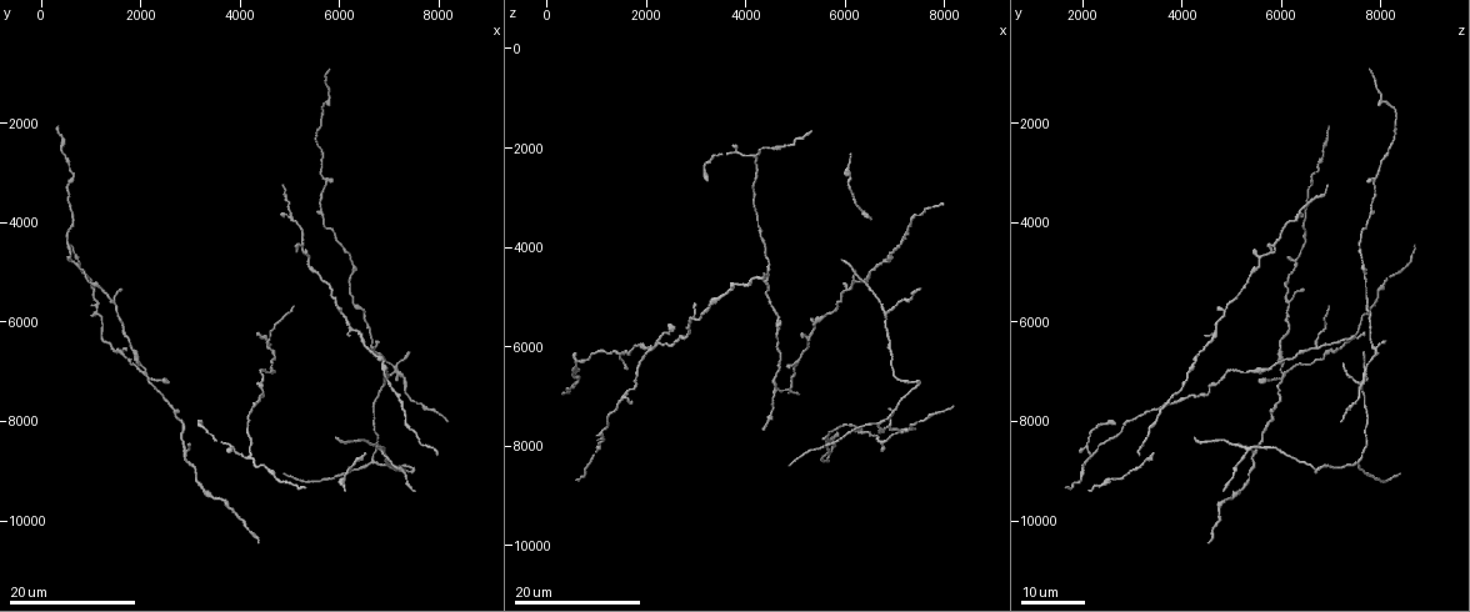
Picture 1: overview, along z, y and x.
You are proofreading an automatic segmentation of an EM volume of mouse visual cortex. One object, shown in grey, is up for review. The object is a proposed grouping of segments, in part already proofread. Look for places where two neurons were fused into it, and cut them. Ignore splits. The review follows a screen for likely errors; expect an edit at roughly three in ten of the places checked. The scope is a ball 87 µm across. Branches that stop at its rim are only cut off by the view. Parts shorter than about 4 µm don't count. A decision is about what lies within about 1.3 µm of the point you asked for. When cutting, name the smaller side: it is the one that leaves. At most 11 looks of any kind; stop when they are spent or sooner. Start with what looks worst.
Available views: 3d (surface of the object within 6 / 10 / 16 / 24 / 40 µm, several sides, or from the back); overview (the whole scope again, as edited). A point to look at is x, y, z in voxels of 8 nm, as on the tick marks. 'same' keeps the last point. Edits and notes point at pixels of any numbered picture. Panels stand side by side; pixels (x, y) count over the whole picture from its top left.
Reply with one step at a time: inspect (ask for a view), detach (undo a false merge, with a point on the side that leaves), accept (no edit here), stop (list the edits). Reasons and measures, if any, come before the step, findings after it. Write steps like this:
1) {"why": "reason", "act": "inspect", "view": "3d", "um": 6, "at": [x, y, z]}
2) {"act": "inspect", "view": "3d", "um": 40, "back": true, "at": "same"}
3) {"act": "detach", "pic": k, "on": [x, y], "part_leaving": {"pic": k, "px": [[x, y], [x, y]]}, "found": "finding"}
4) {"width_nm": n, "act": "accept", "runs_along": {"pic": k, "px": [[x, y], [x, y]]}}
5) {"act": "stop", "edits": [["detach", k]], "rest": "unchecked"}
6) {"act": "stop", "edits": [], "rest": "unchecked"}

{"why": "three-way junction", "act": "inspect", "view": "3d", "um": 16, "at": [2900, 8600, 5450]}

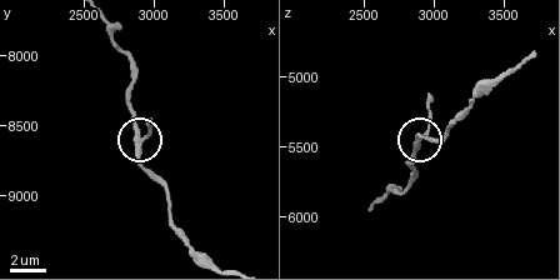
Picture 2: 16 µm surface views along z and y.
{"why": "zoom in", "act": "inspect", "view": "3d", "um": 10, "at": [2880, 8580, 5480]}

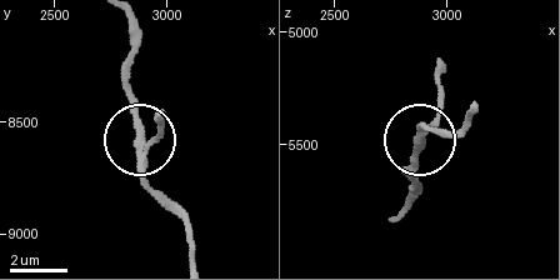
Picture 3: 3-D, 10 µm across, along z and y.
{"width_nm": 230, "act": "accept", "found": "continuous, no second neuron"}

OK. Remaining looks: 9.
{"why": "looks like a crossing", "act": "inspect", "view": "3d", "um": 16, "at": [7150, 6900, 7650]}

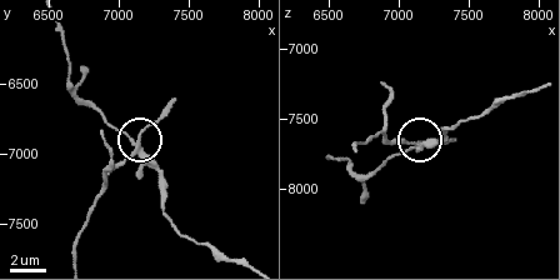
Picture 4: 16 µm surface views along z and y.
{"why": "zoom in", "act": "inspect", "view": "3d", "um": 6, "at": [7140, 6920, 7680]}

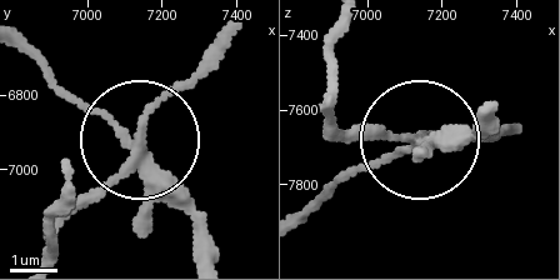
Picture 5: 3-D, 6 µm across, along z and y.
{"arms": 4, "act": "detach", "pic": 5, "on": [80, 200], "part_leaving": {"pic": 5, "px": [[406, 134], [363, 134], [326, 110]]}, "found": "two neurons meet here"}

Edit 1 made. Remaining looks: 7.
{"why": "three-way junction", "act": "inspect", "view": "3d", "um": 24, "at": [4150, 8750, 2150]}

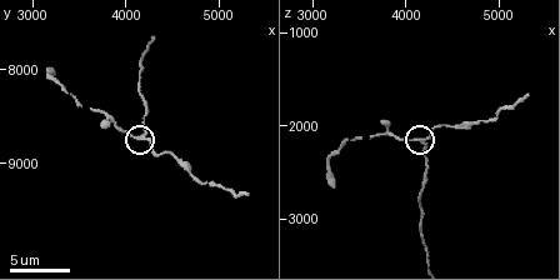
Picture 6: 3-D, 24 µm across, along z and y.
{"act": "inspect", "view": "3d", "um": 6, "at": [4200, 8750, 2150]}

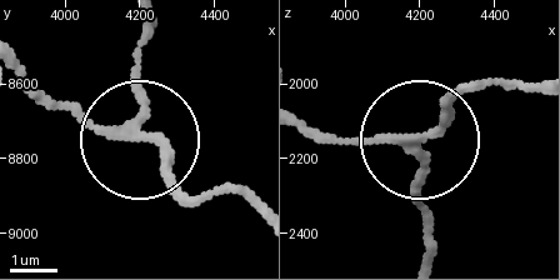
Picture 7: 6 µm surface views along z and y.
{"width_nm": 180, "act": "accept", "found": "all the same neuron"}

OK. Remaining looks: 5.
{"why": "three-way junction", "act": "inspect", "view": "3d", "um": 16, "at": [4550, 6500, 6700]}

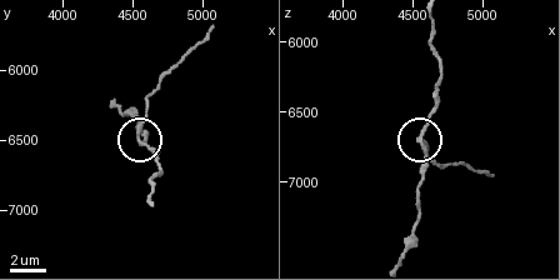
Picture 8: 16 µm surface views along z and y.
{"why": "closer look", "act": "inspect", "view": "3d", "um": 10, "at": [4560, 6500, 6700]}

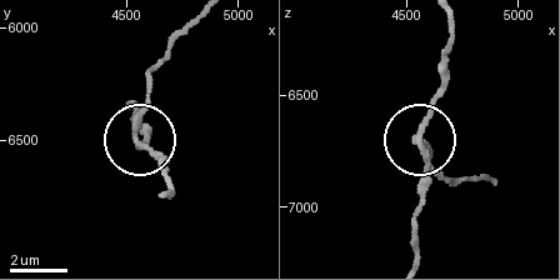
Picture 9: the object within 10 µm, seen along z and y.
{"side_arm_um": 9, "arms": 3, "act": "detach", "pic": 9, "on": [148, 101], "found": "a second neuron is stuck on"}

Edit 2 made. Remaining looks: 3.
{"why": "see it whole again", "act": "inspect", "view": "overview"}

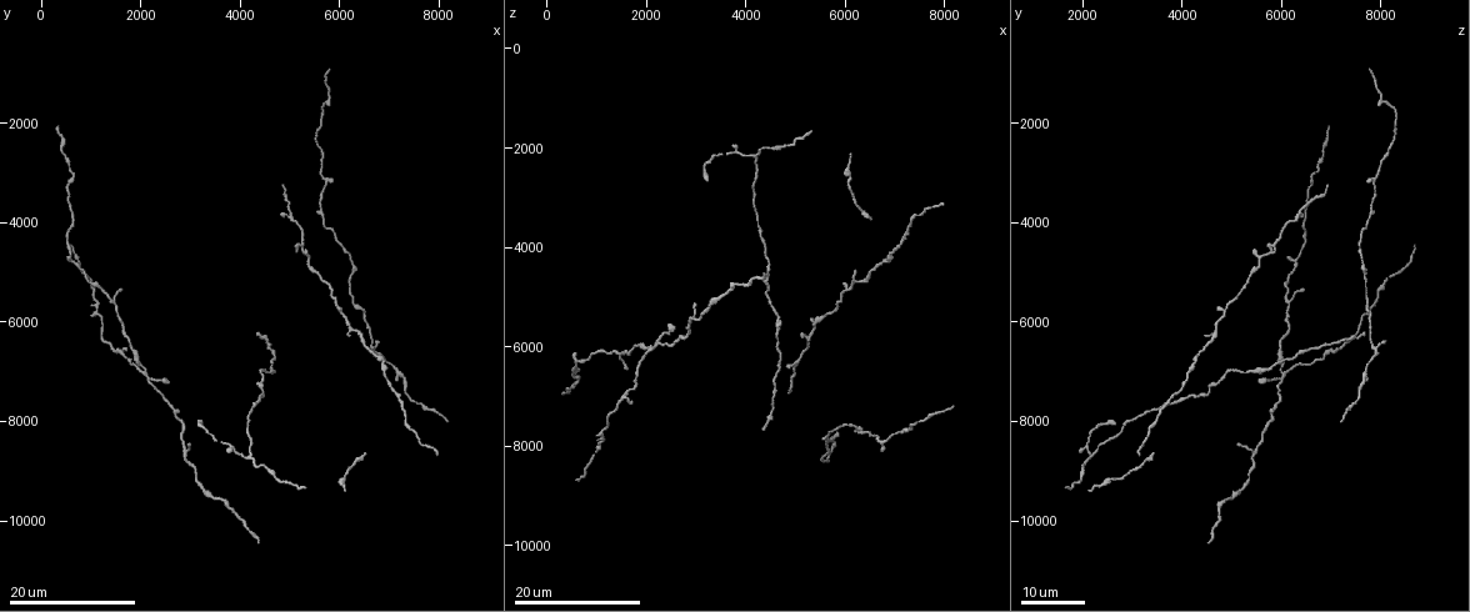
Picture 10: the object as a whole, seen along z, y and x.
{"act": "inspect", "view": "3d", "um": 24, "at": [2050, 7050, 6050]}

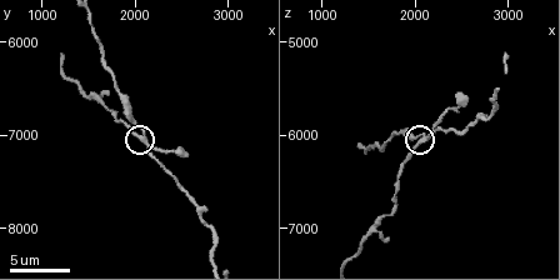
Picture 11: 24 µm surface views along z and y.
{"act": "inspect", "view": "3d", "um": 6, "at": [2100, 7050, 6050]}

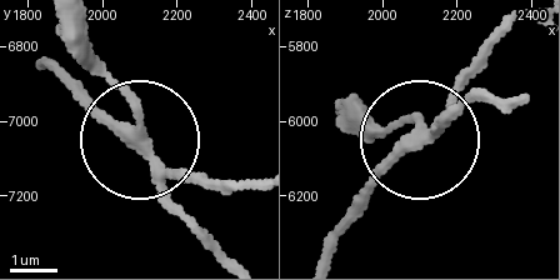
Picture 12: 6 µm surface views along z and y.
{"width_nm": 230, "act": "accept", "runs_along": {"pic": 12, "px": [[513, 98], [436, 125], [349, 213]]}, "found": "all the same neuron"}

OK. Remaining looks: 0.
{"act": "stop", "edits": [["detach", 5], ["detach", 9]], "rest": "unchecked"}

